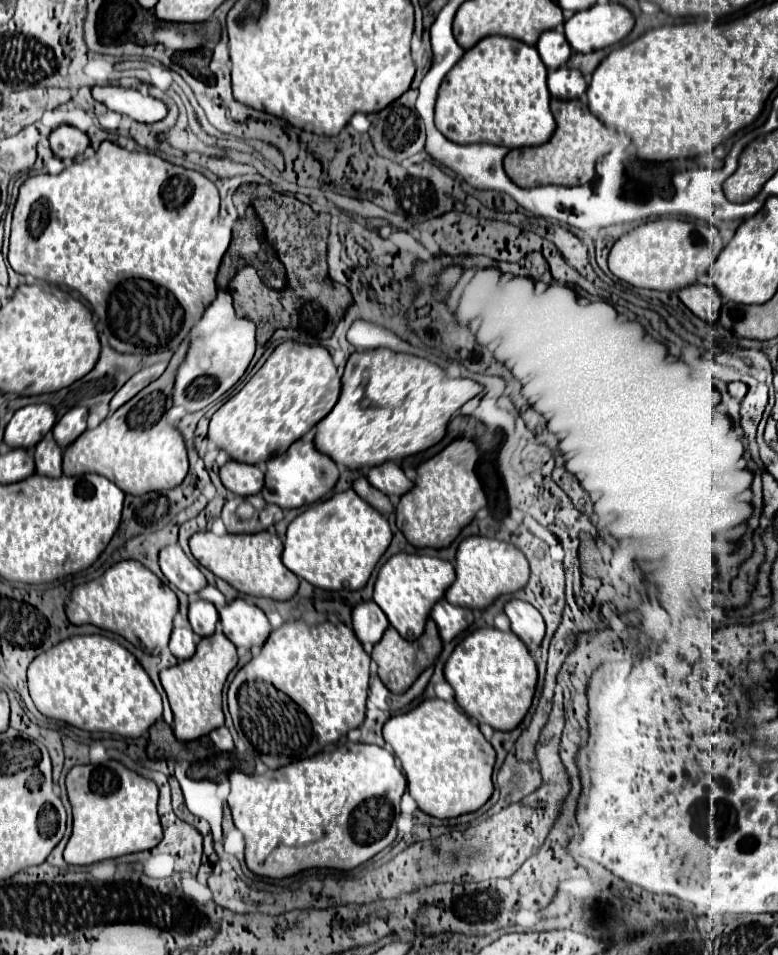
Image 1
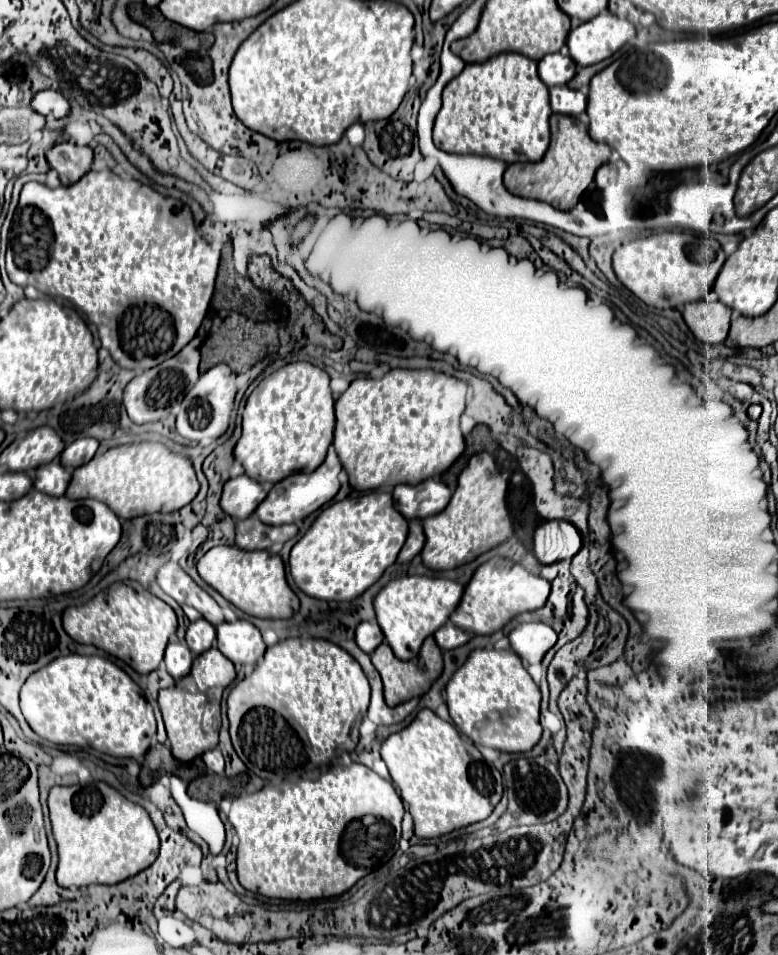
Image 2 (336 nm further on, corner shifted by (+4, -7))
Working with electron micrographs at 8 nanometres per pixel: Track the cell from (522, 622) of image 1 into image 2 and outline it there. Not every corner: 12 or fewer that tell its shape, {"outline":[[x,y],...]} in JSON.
{"outline":[[519,624],[511,648],[525,664],[543,660],[557,634],[547,624]]}

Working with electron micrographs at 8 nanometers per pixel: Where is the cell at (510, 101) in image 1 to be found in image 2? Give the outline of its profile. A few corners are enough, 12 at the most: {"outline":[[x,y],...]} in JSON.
{"outline":[[503,52],[443,90],[443,152],[539,162],[549,90]]}

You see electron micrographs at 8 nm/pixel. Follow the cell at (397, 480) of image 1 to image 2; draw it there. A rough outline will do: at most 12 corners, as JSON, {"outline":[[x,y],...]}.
{"outline":[[437,480],[395,486],[397,510],[407,520],[439,514],[451,490]]}

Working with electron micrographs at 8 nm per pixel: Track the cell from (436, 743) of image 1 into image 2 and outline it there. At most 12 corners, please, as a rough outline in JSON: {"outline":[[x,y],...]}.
{"outline":[[427,708],[381,758],[417,838],[489,818],[499,770]]}

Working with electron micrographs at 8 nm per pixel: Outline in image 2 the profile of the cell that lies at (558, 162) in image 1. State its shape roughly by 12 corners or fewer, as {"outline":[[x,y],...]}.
{"outline":[[551,116],[537,164],[511,164],[511,194],[571,210],[609,160],[575,116]]}

